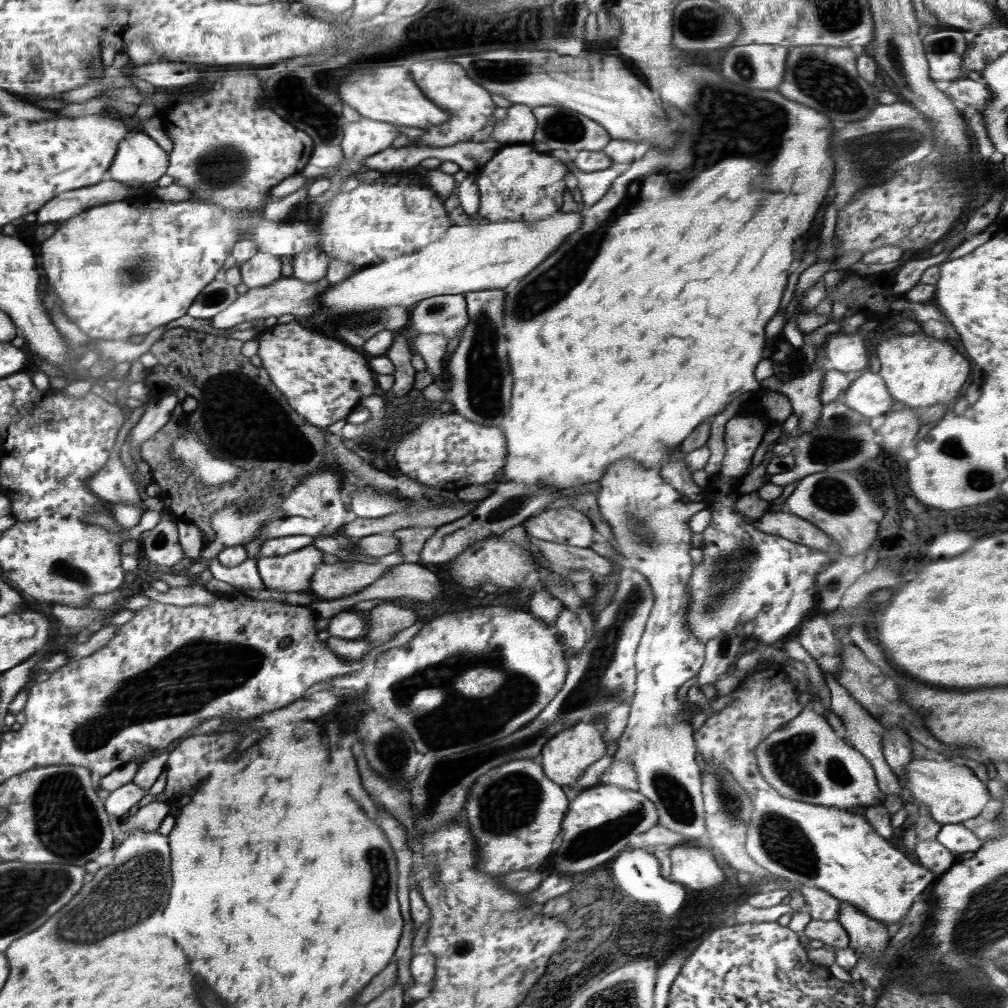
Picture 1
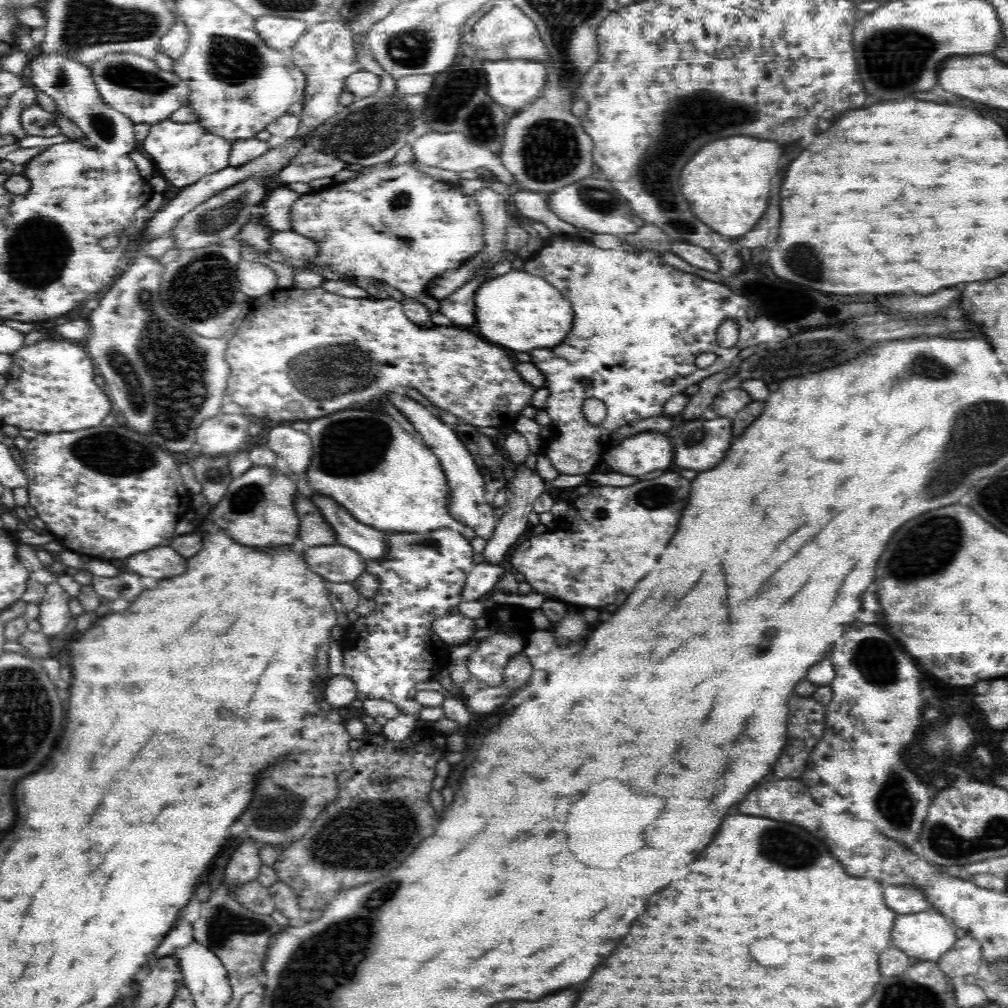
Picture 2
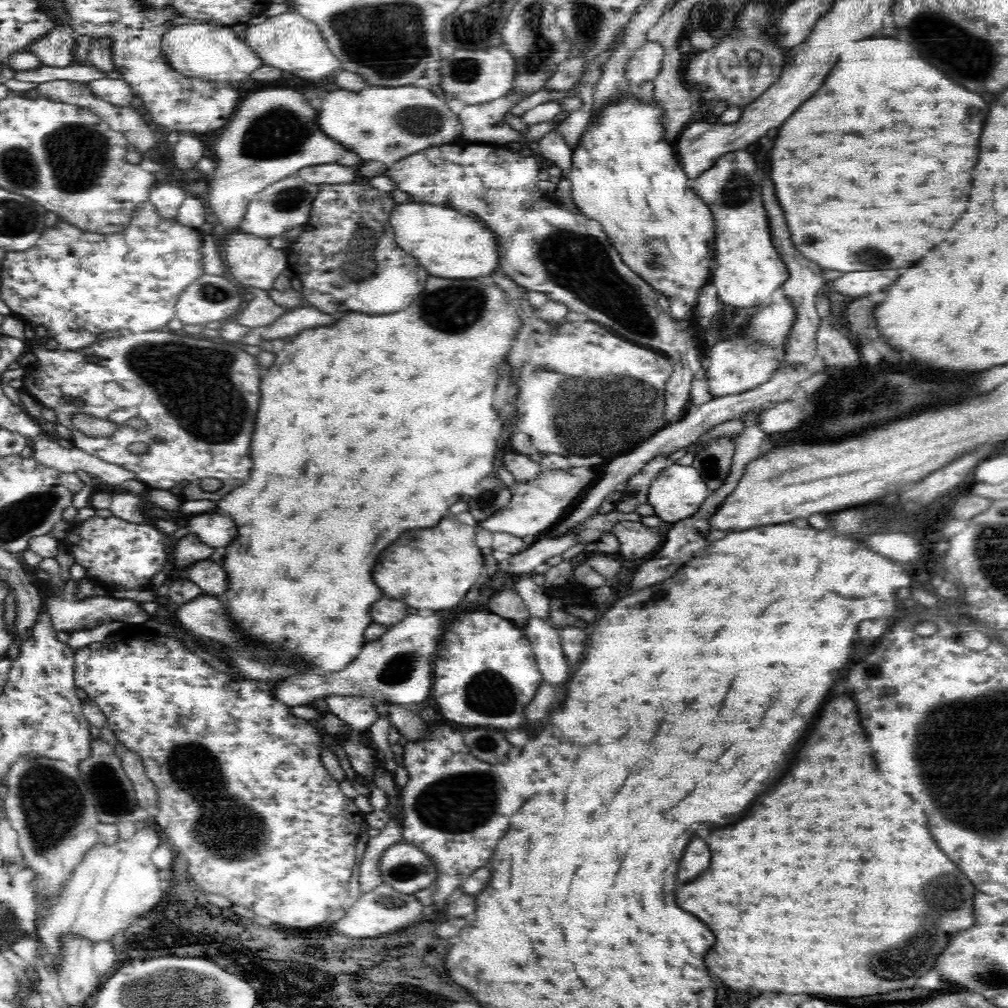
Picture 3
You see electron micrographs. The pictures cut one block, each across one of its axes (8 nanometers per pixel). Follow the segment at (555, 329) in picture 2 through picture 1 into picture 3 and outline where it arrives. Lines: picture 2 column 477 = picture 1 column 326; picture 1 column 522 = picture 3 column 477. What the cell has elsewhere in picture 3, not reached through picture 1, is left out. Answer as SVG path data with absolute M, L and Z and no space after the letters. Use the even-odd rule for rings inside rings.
M409 200L395 206L389 221L398 246L413 256L432 276L478 278L498 268L500 250L496 250L495 234L482 222L454 209Z

